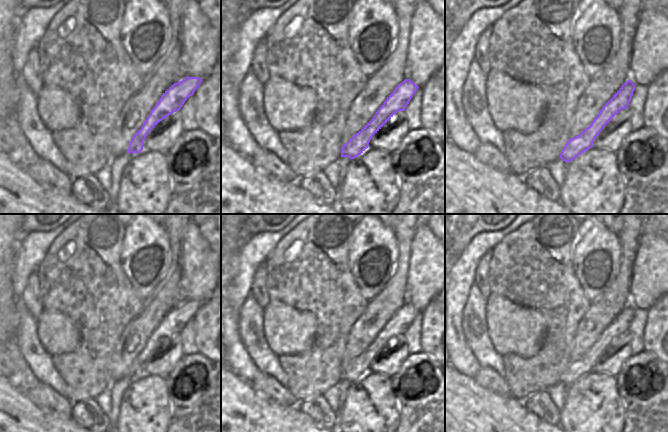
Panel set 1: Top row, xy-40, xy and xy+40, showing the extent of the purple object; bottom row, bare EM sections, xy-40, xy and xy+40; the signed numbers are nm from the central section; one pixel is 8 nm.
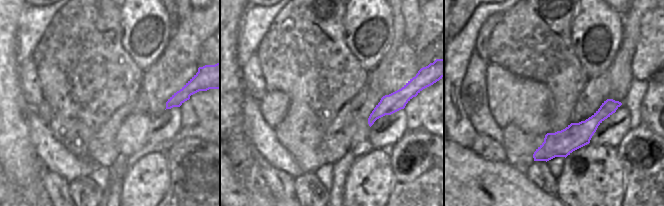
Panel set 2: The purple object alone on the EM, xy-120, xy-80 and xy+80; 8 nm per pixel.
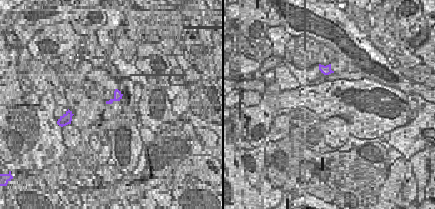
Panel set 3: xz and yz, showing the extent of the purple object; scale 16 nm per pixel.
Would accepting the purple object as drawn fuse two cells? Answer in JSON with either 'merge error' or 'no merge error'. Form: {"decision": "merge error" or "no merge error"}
{"decision": "no merge error"}

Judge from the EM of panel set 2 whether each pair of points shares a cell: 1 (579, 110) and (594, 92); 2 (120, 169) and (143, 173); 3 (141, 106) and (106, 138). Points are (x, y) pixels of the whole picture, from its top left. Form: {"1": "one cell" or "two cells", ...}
{"1": "one cell", "2": "two cells", "3": "one cell"}

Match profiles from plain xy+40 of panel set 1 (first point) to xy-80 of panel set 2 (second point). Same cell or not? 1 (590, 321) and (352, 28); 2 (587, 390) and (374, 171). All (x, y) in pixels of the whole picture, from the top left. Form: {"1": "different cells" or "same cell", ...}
{"1": "different cells", "2": "same cell"}

